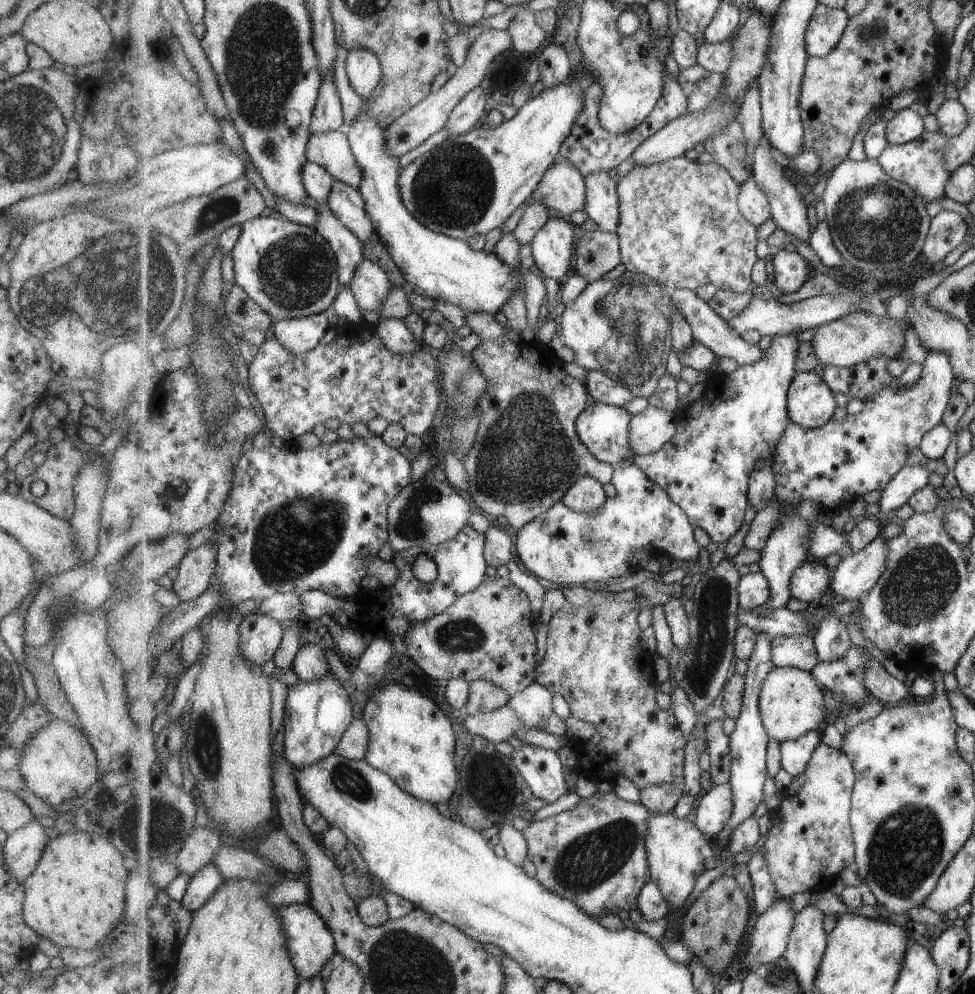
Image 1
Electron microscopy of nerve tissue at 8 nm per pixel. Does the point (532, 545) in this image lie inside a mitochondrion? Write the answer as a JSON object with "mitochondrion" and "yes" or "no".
{"mitochondrion":"no"}

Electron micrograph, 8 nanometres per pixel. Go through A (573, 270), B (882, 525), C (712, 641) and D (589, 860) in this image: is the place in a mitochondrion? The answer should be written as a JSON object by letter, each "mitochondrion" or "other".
{"A":"other","B":"other","C":"mitochondrion","D":"mitochondrion"}

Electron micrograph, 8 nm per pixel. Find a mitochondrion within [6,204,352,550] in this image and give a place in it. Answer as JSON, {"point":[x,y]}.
{"point":[112,295]}

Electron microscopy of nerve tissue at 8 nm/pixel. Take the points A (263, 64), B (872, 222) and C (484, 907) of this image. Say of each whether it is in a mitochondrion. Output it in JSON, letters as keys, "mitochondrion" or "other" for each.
{"A":"mitochondrion","B":"mitochondrion","C":"other"}

